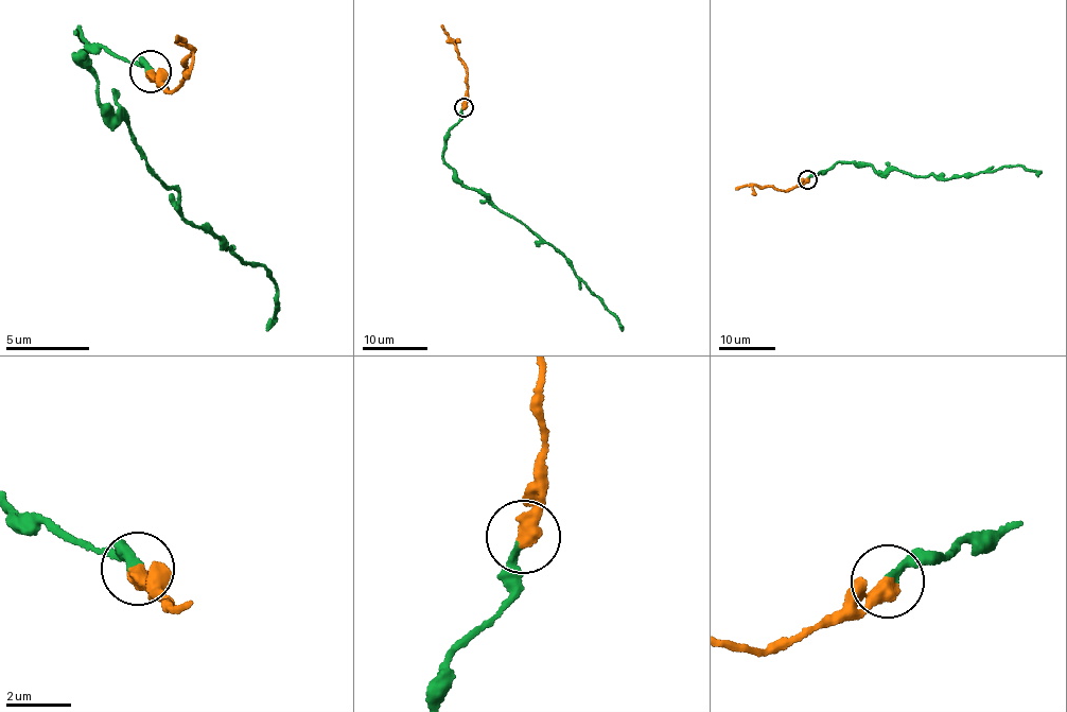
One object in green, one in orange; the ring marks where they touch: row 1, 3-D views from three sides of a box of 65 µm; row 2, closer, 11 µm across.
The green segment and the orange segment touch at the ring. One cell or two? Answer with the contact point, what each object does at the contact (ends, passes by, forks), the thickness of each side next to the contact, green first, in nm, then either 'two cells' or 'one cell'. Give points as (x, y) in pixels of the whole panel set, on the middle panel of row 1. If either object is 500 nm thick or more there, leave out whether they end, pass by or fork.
at (464, 107); 240 nm thick on the green side, 500 nm on the other; two cells

